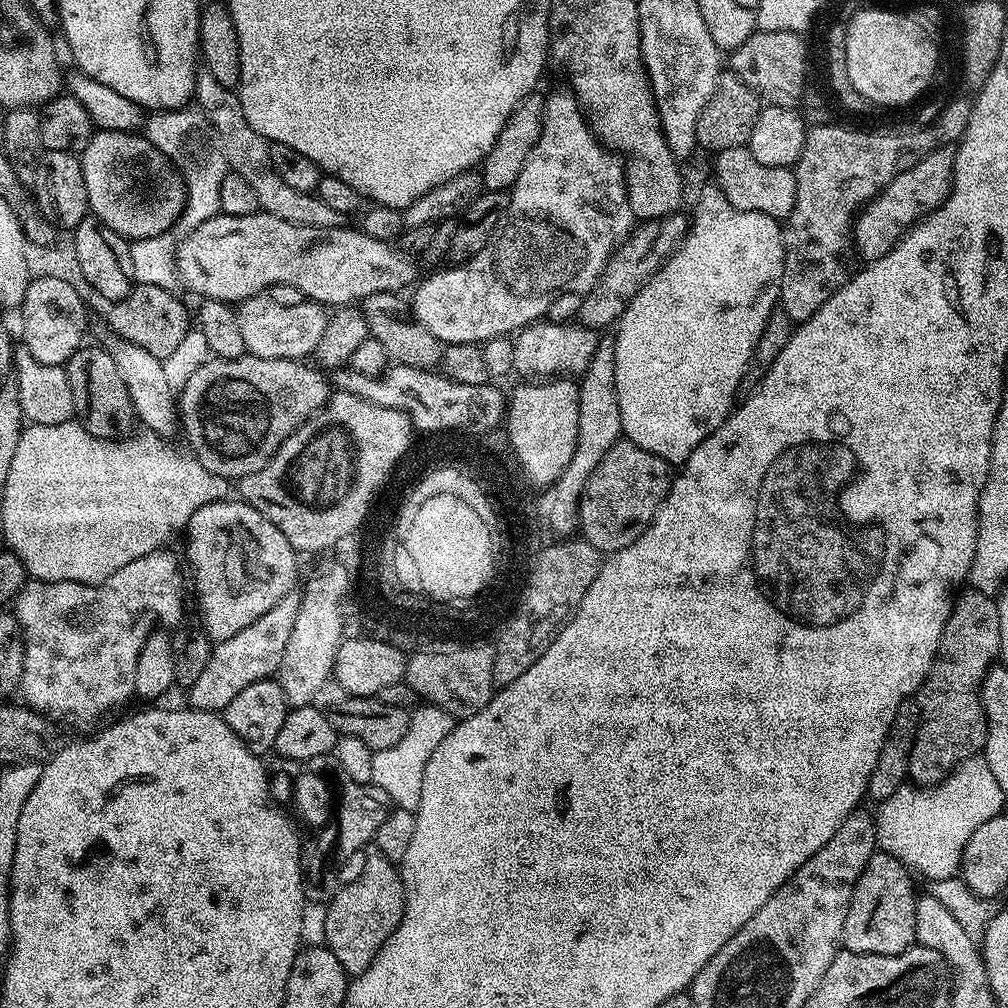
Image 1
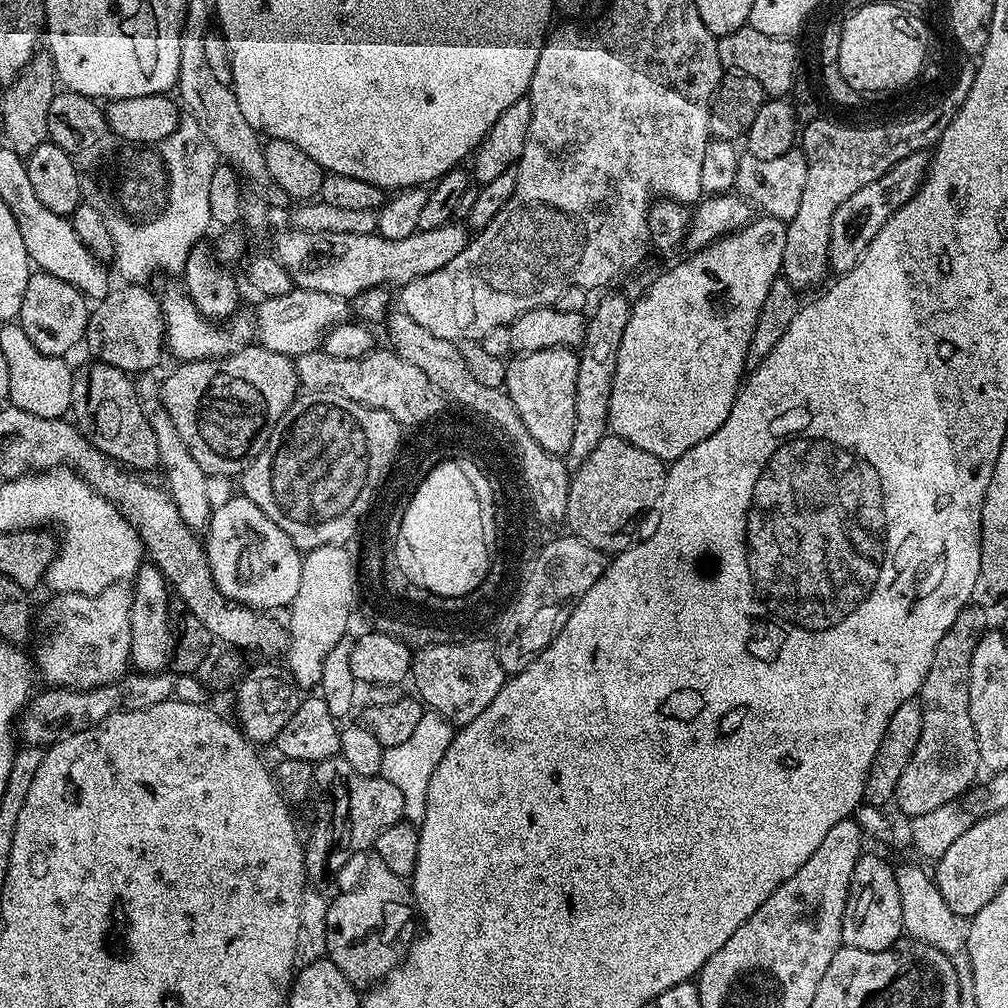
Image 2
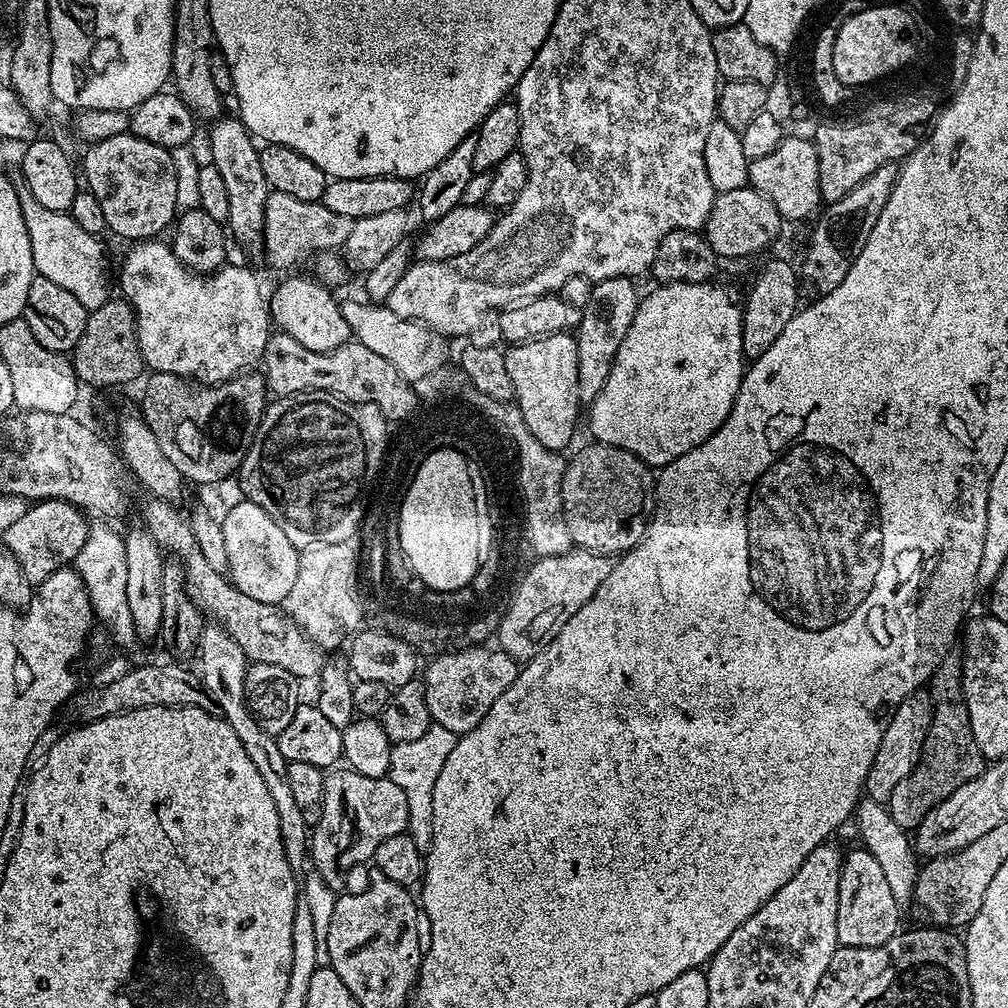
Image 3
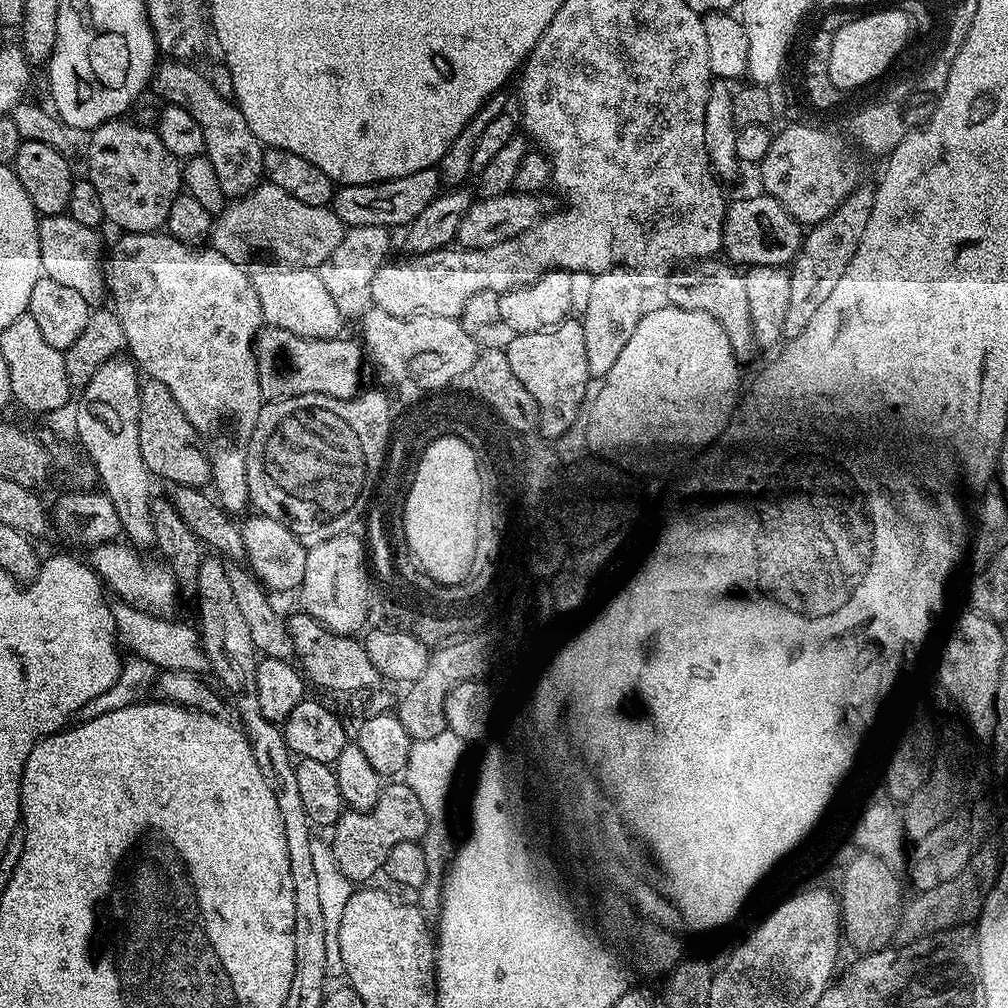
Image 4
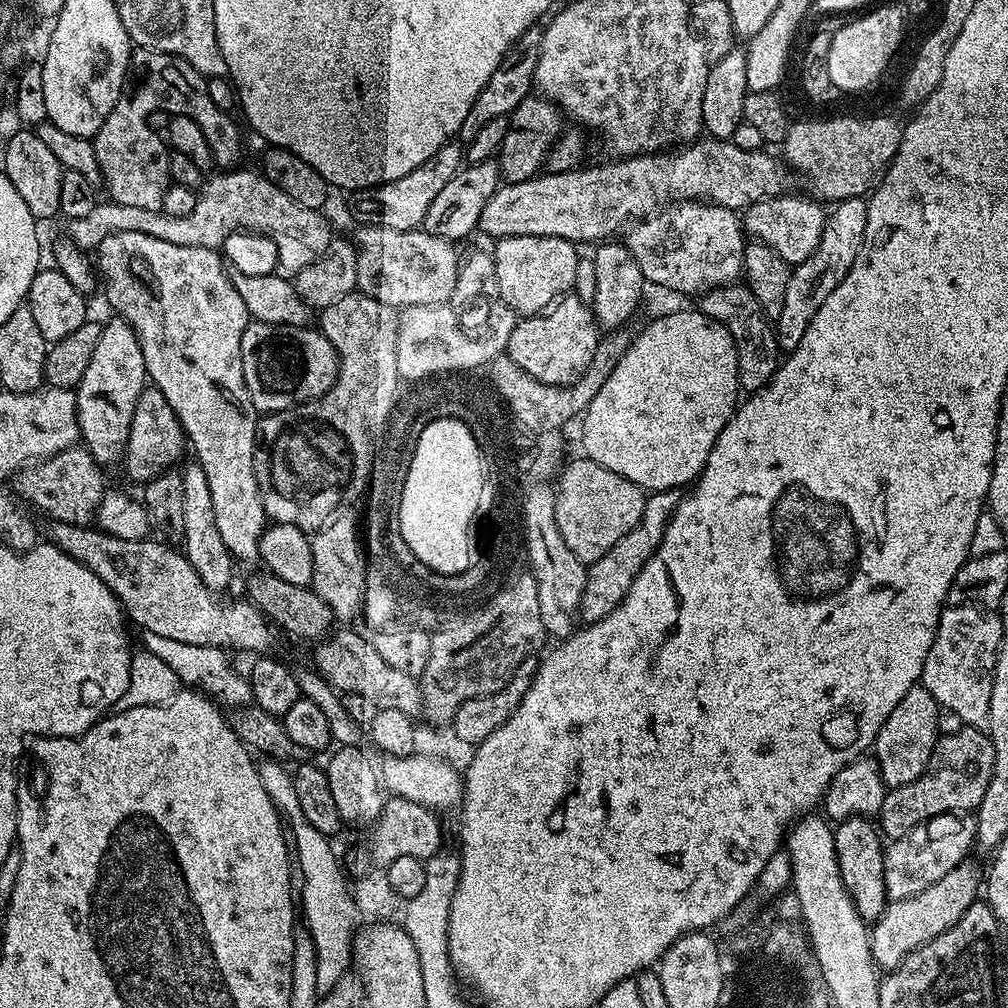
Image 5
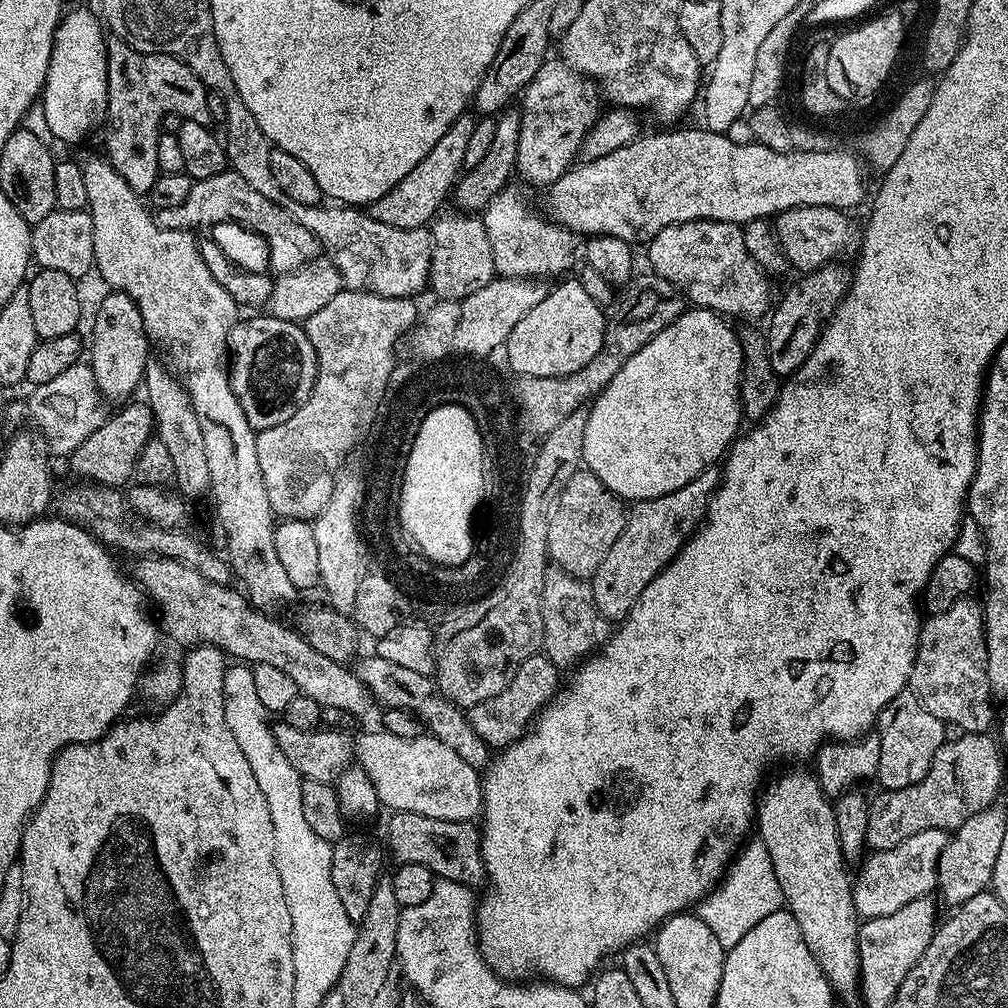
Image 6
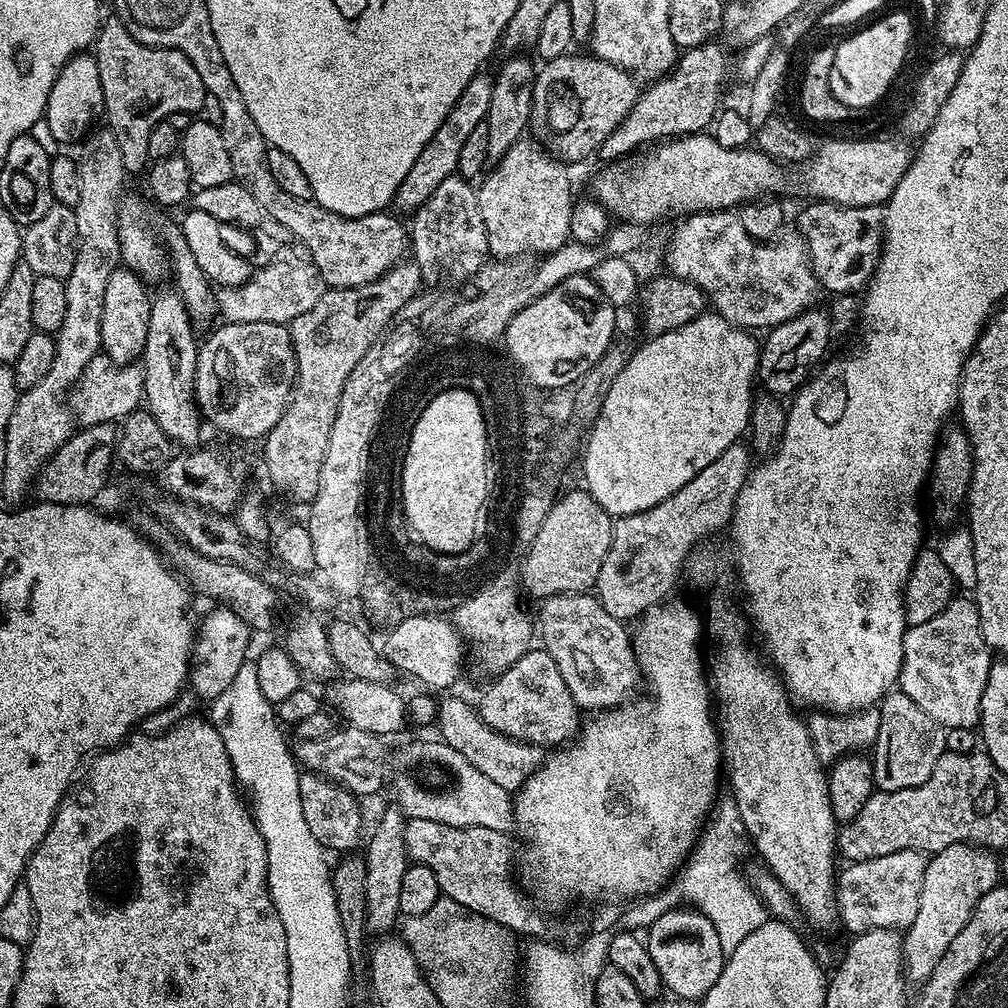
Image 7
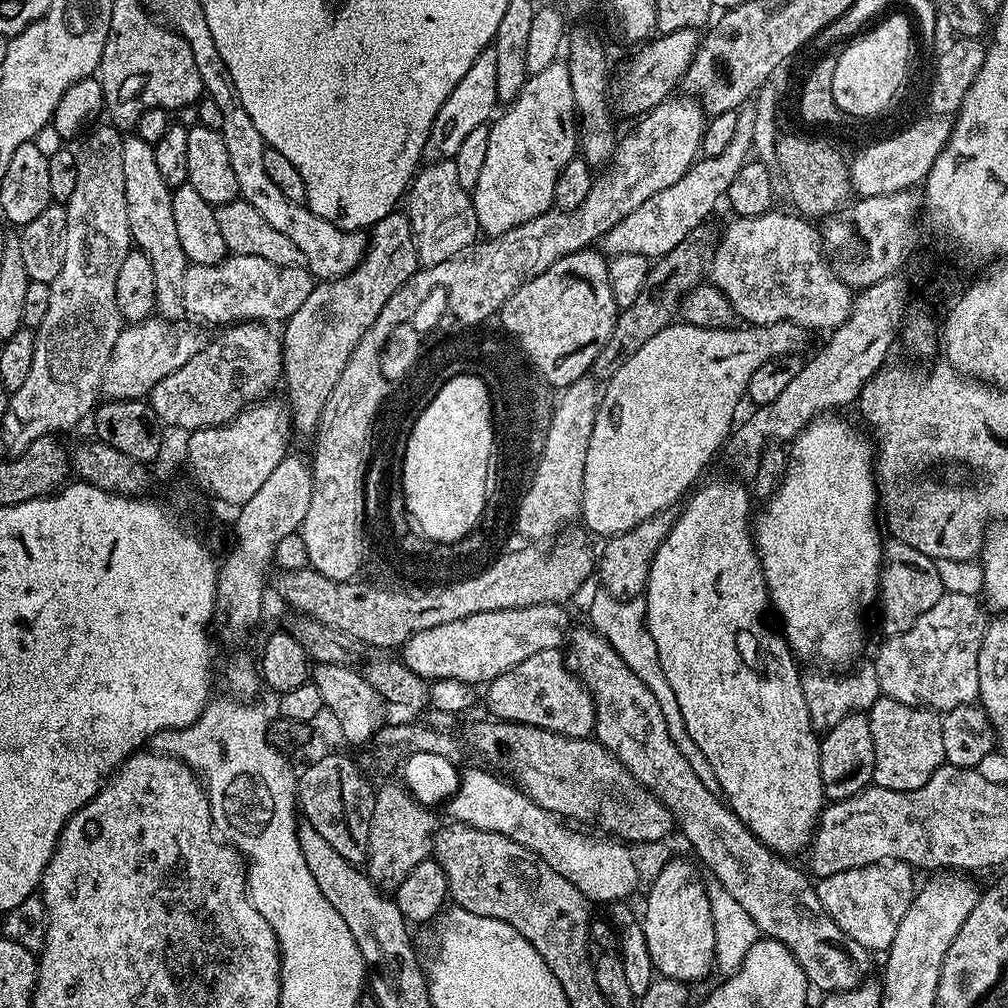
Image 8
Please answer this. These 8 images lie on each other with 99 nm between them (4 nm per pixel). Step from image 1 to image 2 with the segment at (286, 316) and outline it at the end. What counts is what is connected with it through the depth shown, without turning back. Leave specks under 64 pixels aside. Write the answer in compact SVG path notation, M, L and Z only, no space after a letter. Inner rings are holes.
M294 288L288 295L279 295L278 298L261 299L260 306L254 311L254 334L257 341L274 353L293 358L302 353L317 351L323 341L324 333L339 324L345 324L348 320L344 317L344 308L340 308L343 296L334 296L320 291L306 291Z

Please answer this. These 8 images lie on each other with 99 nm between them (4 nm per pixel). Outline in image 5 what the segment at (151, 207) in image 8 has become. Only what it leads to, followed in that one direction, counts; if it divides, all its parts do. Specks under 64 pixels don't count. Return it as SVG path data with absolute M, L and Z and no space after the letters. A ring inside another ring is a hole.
M198 462L191 463L185 463L180 472L182 478L182 530L184 531L182 551L184 557L190 562L190 566L194 566L198 578L202 578L205 586L213 594L220 594L232 580L234 557L230 554L230 550L226 550L226 542L222 542L222 534L218 534L218 522L214 522L214 502L210 494L210 482L206 482L206 470L202 470L202 466Z

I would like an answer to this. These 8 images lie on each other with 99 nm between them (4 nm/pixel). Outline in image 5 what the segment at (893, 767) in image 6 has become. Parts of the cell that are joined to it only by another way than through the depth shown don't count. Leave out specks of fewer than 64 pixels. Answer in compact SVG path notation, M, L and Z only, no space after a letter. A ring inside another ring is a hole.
M923 686L910 689L906 698L902 698L902 702L898 702L894 710L890 710L890 718L886 718L882 730L876 735L874 745L874 759L880 767L885 789L906 786L928 769L930 754L938 739L936 723L939 722L940 715L940 705L930 694L930 690Z

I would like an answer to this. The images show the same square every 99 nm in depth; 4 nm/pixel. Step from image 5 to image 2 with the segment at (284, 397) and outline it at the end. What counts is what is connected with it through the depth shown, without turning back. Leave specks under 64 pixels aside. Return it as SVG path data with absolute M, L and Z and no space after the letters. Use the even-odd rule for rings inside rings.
M323 350L302 353L294 360L299 387L305 393L331 392L367 408L390 411L400 420L423 420L431 412L440 413L443 400L431 390L426 374L397 352L380 351L367 352L362 358L330 358Z

